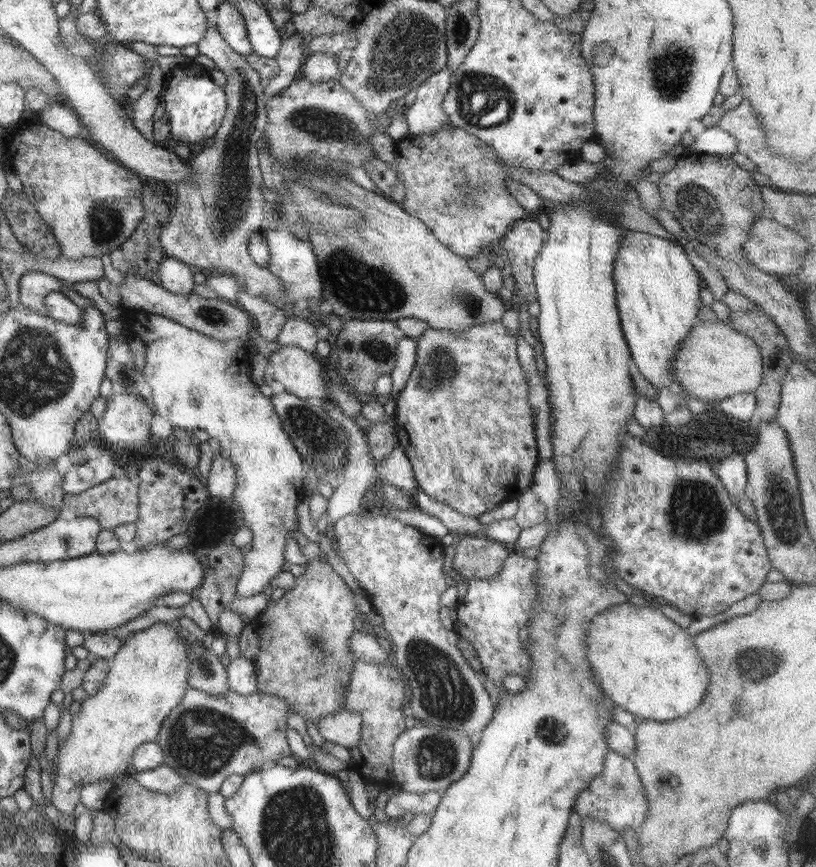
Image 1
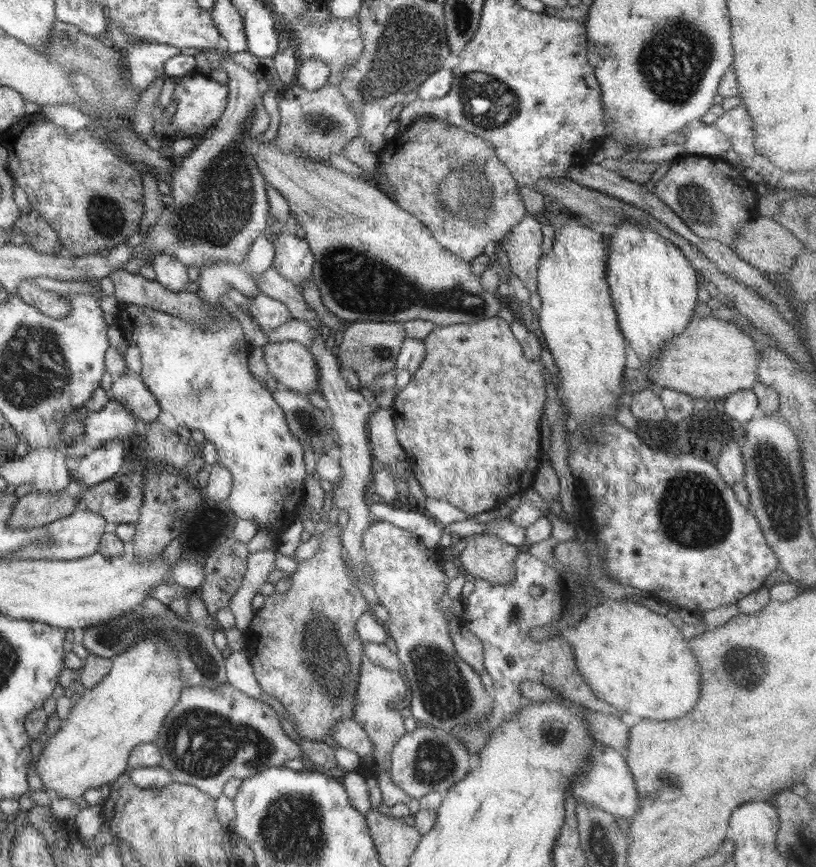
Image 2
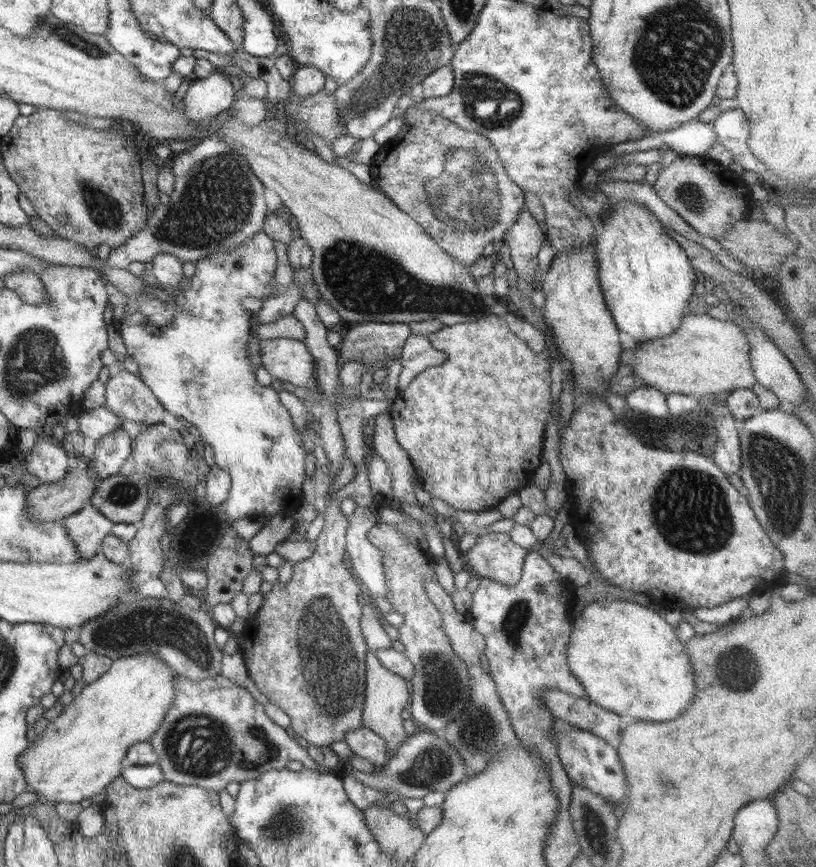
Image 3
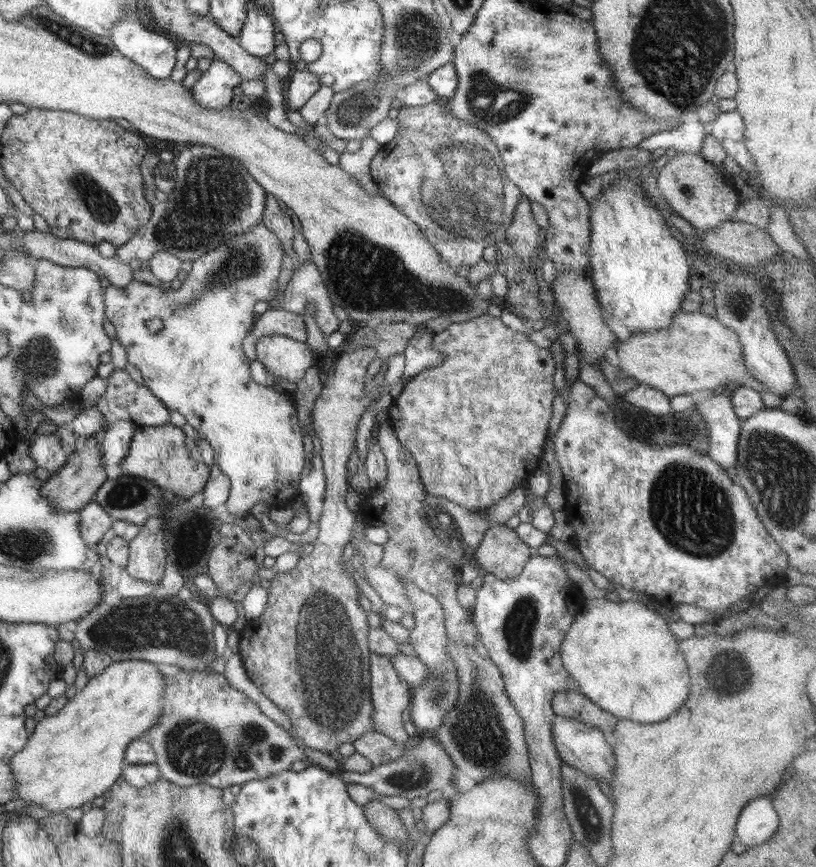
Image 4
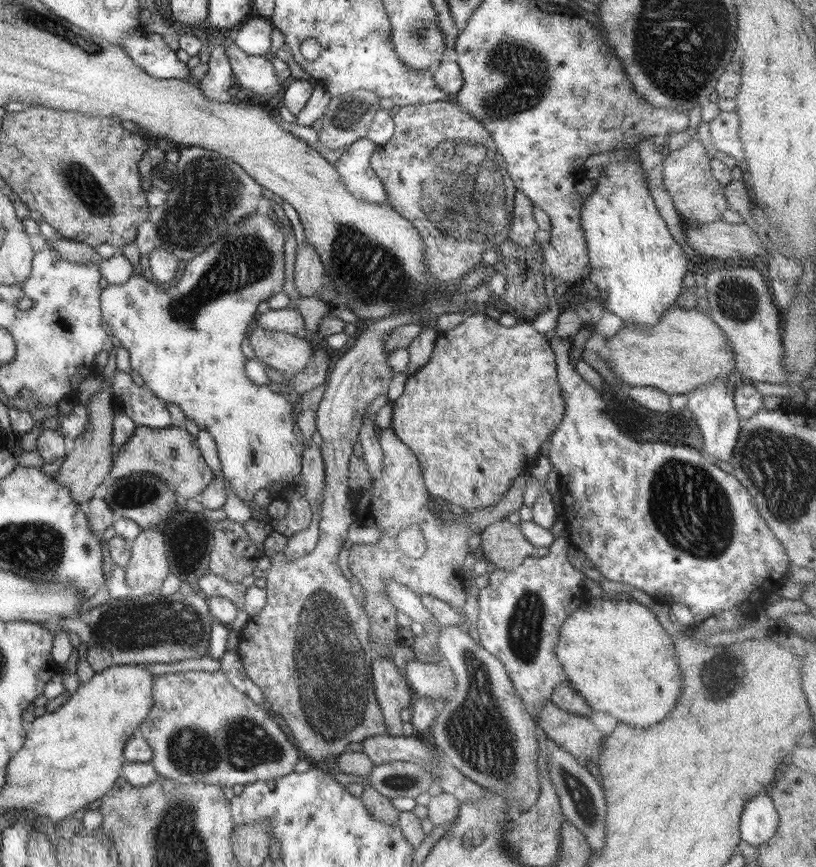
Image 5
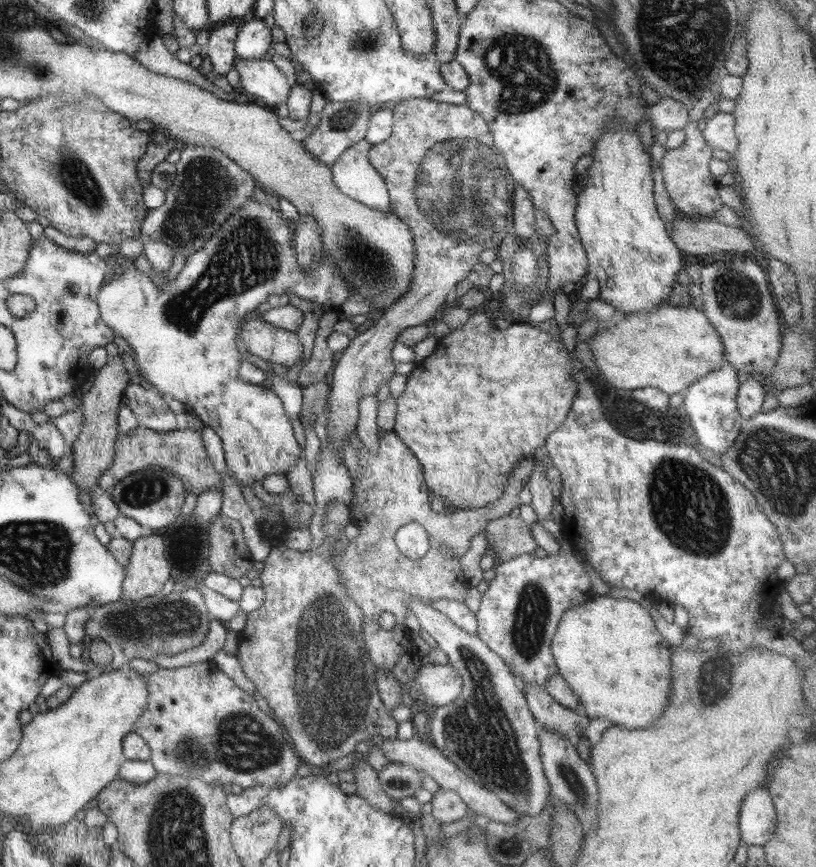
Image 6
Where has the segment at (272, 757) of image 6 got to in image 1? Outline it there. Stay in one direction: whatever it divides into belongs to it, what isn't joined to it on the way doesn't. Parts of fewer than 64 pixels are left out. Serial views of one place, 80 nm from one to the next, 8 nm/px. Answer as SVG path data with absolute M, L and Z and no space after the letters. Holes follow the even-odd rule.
M189 688L182 702L162 723L157 744L164 752L164 765L170 766L186 784L197 786L204 792L218 793L220 786L231 775L246 776L260 768L272 766L278 758L292 756L287 742L288 714L293 711L290 703L275 694L256 691L248 696L230 690L224 696L210 696L201 690Z

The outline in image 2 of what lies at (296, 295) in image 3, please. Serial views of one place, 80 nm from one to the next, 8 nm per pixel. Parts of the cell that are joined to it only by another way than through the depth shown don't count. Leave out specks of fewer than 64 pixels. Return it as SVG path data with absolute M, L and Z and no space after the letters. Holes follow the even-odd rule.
M261 293L250 298L247 306L244 306L243 309L255 323L260 325L260 329L265 334L268 331L278 329L282 324L292 319L288 306Z

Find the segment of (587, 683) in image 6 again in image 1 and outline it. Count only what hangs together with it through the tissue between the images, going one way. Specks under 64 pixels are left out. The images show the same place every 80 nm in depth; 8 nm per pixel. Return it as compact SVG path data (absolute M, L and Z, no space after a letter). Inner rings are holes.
M630 603L610 606L598 616L595 614L591 620L585 659L596 674L597 683L604 690L606 698L612 703L642 719L666 722L684 718L702 702L708 686L708 667L687 629L668 619L662 611L654 610L654 607L634 606Z

